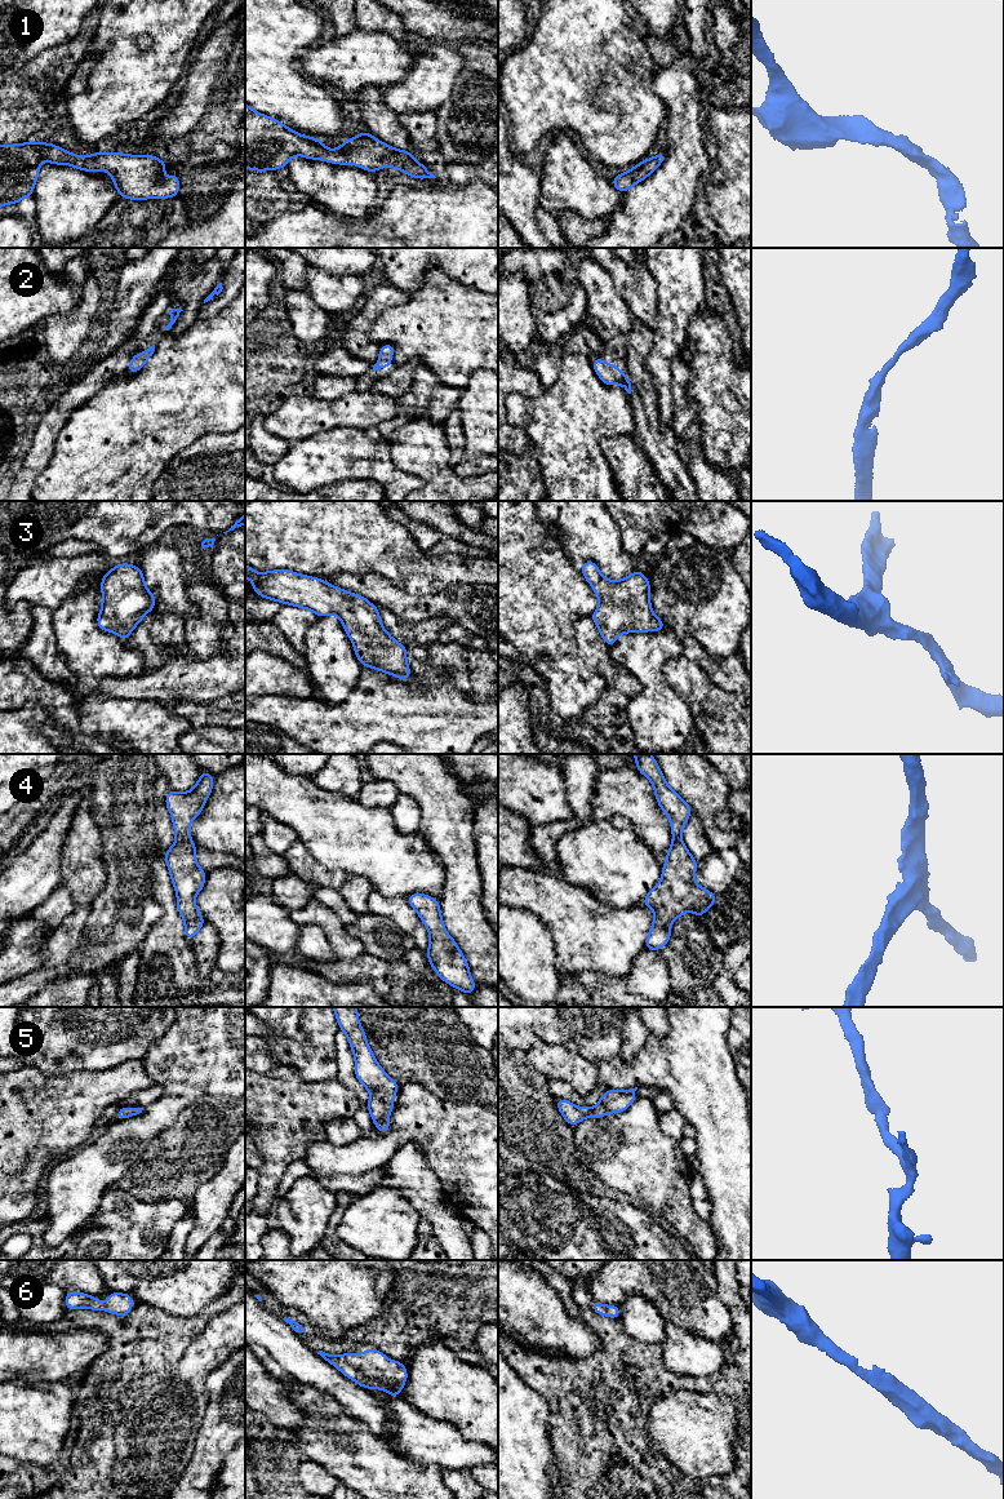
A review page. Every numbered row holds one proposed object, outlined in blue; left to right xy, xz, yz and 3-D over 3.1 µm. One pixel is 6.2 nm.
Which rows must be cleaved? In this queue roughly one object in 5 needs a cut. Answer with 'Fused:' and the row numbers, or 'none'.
Fused: none

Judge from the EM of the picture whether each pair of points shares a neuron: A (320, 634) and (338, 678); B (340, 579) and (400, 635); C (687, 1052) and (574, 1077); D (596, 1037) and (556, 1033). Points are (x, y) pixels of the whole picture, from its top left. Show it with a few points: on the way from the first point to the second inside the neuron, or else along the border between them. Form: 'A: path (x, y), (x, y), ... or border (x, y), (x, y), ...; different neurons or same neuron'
A: path (327, 644), (329, 662), (333, 668); same neuron
B: border (380, 608), (386, 608), (408, 621); different neurons
C: border (595, 1064), (598, 1083); different neurons
D: path (586, 1033), (567, 1033); same neuron

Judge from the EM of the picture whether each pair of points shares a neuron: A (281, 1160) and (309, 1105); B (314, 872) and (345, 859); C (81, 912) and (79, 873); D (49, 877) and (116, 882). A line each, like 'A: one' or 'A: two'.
A: one
B: two
C: one
D: two

